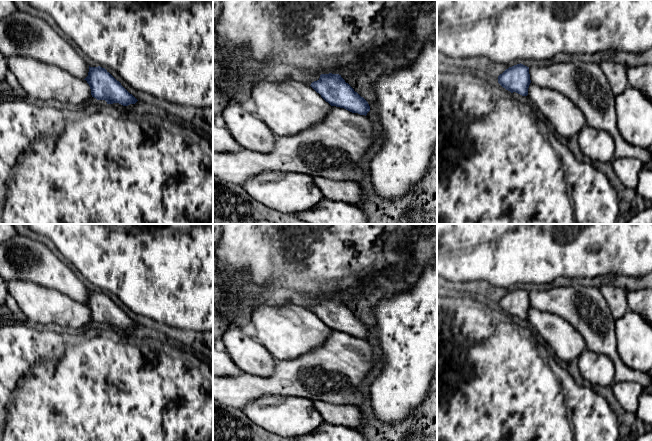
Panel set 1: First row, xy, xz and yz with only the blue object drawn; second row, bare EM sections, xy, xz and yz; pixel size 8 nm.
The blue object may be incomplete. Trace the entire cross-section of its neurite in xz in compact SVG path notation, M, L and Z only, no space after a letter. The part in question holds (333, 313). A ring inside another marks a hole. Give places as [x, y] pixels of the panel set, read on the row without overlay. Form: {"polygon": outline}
{"polygon": "M321 298L320 302L312 306L310 310L331 330L365 340L370 335L368 326L339 298Z"}

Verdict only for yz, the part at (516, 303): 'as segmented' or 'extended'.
as segmented

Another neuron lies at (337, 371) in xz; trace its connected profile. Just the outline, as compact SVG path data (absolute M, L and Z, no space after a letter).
M331 330L324 342L309 352L295 359L276 359L271 376L256 376L245 371L236 376L213 376L213 399L238 410L265 395L305 397L311 401L360 407L369 401L367 383L379 362L377 346L368 340Z

